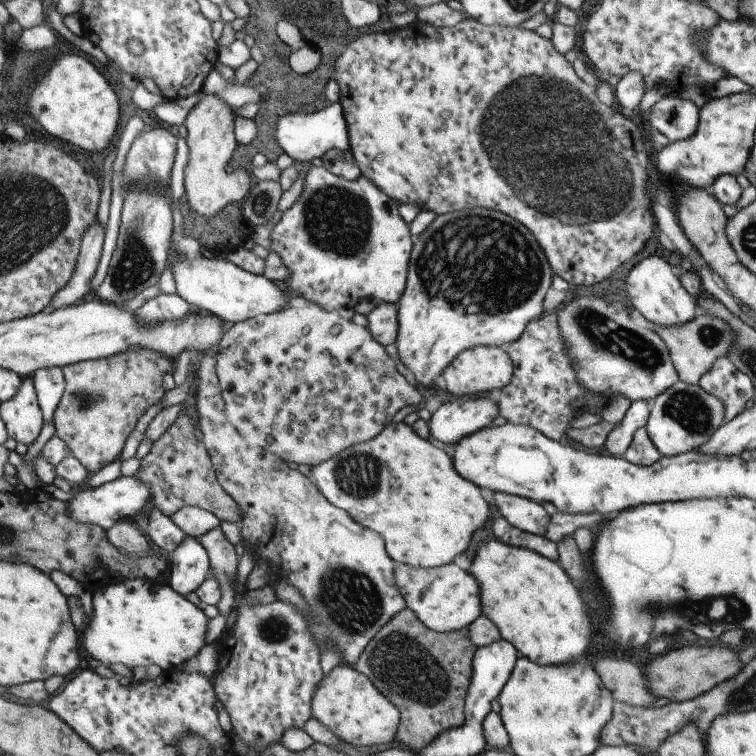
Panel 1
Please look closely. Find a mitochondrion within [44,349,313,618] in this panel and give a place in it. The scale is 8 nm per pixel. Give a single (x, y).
(89, 398)

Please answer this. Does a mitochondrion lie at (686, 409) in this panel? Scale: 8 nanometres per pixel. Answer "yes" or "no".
yes

